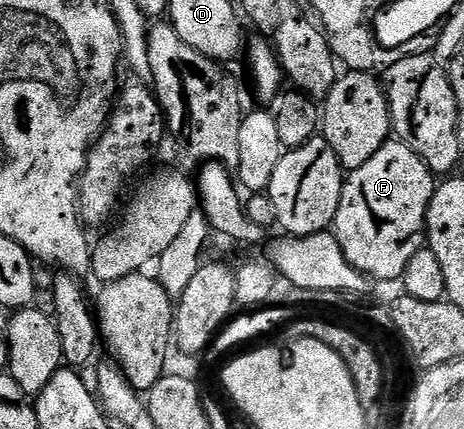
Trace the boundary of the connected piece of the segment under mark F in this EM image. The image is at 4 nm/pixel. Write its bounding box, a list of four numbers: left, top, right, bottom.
[332,138,436,281]

